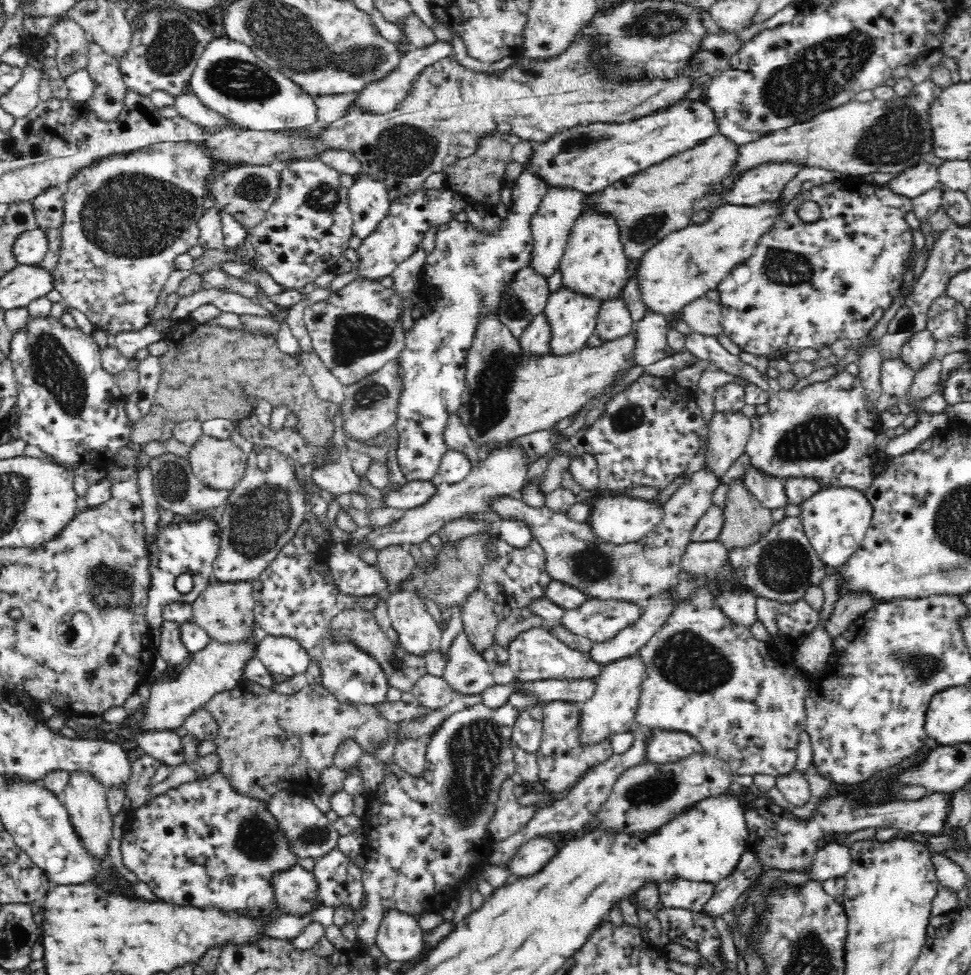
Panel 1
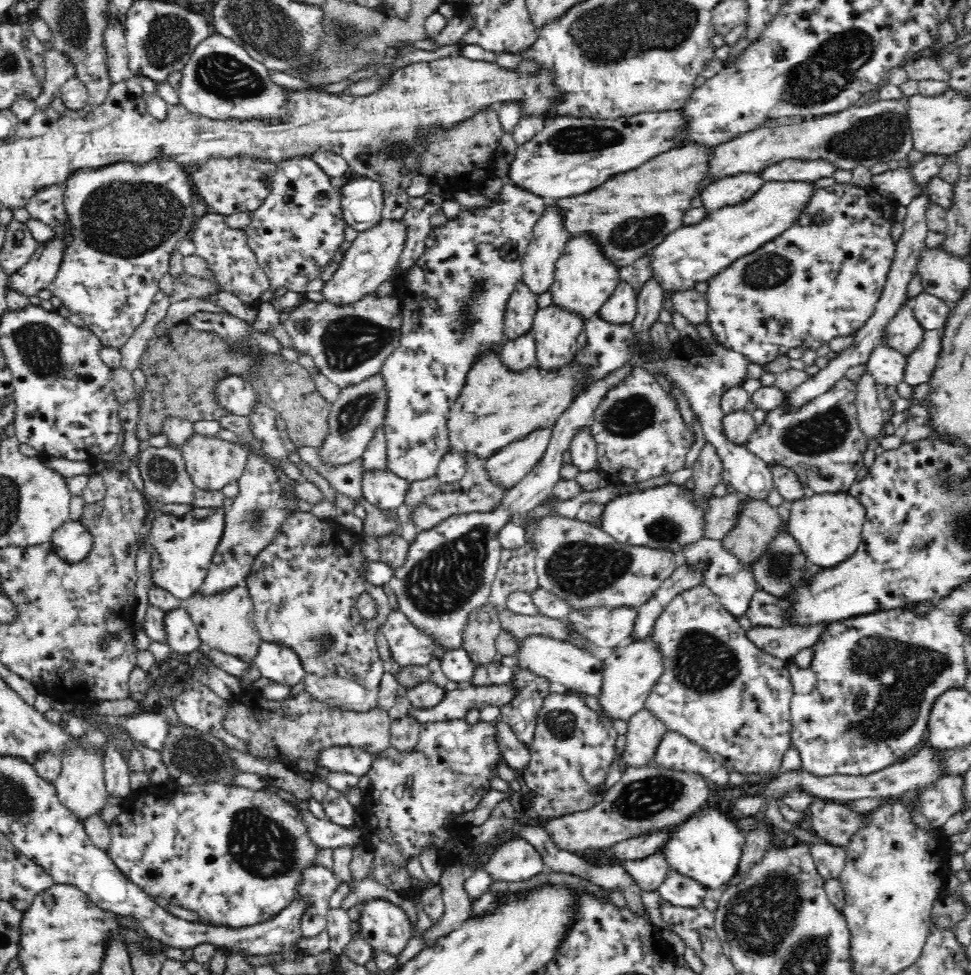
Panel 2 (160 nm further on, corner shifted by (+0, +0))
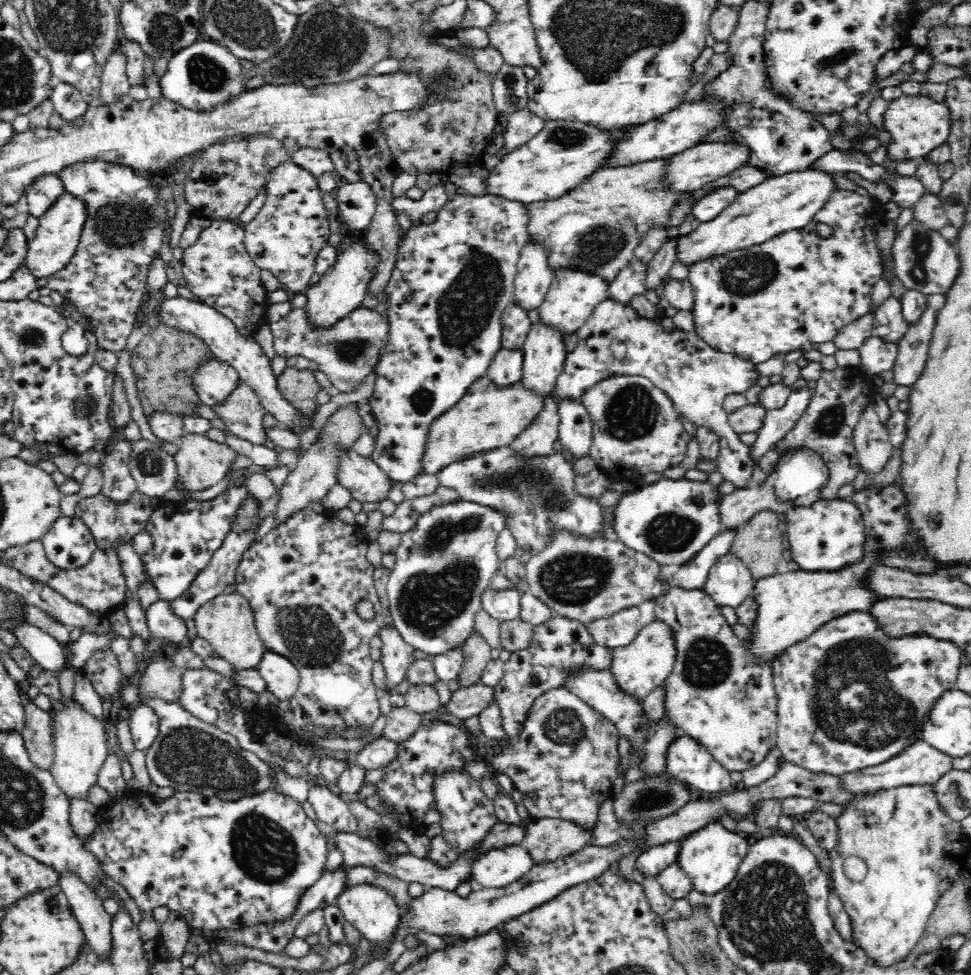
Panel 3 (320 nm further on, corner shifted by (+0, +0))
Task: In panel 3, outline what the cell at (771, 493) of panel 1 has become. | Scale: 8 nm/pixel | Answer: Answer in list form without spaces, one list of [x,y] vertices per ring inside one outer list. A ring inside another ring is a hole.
[[[605,300],[594,309],[584,325],[577,331],[578,343],[566,358],[564,371],[554,383],[552,393],[557,402],[575,401],[581,403],[584,394],[587,394],[598,382],[606,381],[618,376],[640,376],[648,378],[660,388],[672,401],[678,414],[686,417],[697,428],[705,428],[719,437],[717,470],[724,477],[724,481],[732,482],[736,489],[748,489],[753,482],[754,470],[758,468],[758,459],[750,454],[750,445],[740,441],[738,434],[728,422],[728,414],[723,401],[728,394],[746,393],[748,388],[757,384],[759,379],[756,366],[731,353],[724,353],[707,344],[694,331],[683,331],[677,328],[667,331],[660,320],[644,320],[632,306],[622,306],[613,300]],[[613,341],[623,343],[627,353],[623,360],[614,358],[611,350]]]

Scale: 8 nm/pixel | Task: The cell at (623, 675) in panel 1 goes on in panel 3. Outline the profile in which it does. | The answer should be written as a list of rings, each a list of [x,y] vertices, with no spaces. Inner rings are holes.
[[[654,620],[642,627],[629,645],[611,649],[609,671],[619,690],[641,703],[652,690],[663,684],[673,669],[674,661],[675,648],[671,630],[664,623]]]

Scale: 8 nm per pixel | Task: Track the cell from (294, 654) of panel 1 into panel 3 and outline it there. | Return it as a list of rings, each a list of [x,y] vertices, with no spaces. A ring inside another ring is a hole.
[[[265,649],[256,669],[277,699],[290,700],[294,696],[301,678],[299,670],[289,658]]]

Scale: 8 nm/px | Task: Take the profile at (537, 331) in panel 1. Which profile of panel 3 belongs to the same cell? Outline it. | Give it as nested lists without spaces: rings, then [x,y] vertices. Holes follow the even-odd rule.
[[[501,348],[487,369],[487,374],[498,385],[523,380],[525,351],[523,348]]]

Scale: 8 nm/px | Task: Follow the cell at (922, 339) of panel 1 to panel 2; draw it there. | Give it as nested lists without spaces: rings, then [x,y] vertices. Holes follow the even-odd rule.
[[[906,304],[898,310],[886,330],[886,345],[908,358],[918,349],[925,338],[925,329],[920,325],[912,307]]]

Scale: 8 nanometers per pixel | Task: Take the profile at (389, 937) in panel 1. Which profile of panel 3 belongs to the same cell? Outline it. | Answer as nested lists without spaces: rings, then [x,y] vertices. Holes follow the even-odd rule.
[[[358,885],[350,891],[344,891],[339,896],[336,904],[342,909],[344,917],[361,936],[371,942],[372,946],[392,946],[398,935],[398,928],[402,922],[403,912],[394,900],[392,893],[386,893],[382,888],[373,885]]]

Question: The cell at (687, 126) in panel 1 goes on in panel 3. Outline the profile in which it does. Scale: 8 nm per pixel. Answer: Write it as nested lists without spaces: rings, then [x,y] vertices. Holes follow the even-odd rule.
[[[547,120],[543,130],[528,143],[502,155],[501,160],[490,170],[490,175],[486,179],[485,193],[502,195],[526,204],[562,198],[578,186],[584,185],[598,170],[608,167],[614,157],[614,150],[617,150],[637,126],[628,125],[619,127],[618,130],[603,130],[602,127],[585,122]]]

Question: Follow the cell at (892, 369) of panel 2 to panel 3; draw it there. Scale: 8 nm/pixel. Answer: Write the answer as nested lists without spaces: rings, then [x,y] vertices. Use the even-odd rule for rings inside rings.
[[[871,336],[866,338],[859,349],[861,355],[860,367],[870,376],[882,375],[890,372],[896,365],[899,349],[898,345],[884,343],[882,339]]]

